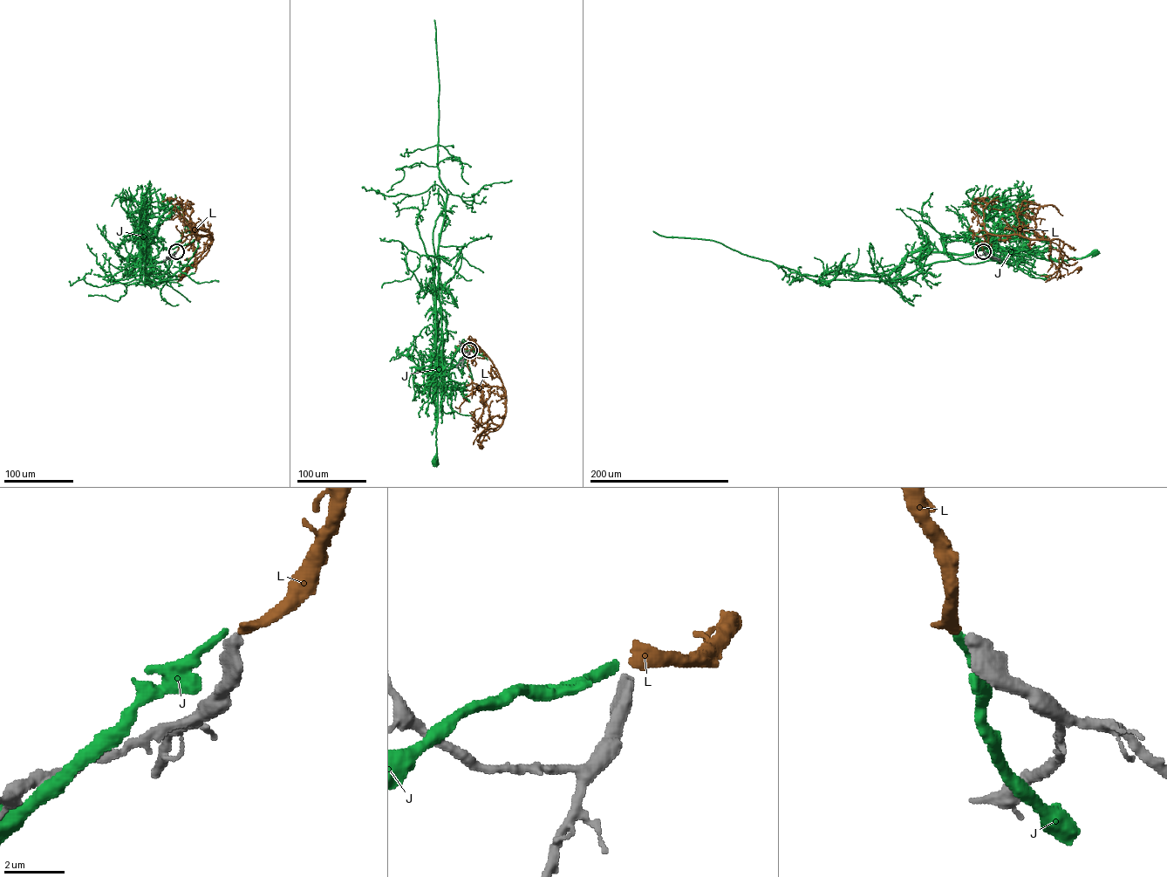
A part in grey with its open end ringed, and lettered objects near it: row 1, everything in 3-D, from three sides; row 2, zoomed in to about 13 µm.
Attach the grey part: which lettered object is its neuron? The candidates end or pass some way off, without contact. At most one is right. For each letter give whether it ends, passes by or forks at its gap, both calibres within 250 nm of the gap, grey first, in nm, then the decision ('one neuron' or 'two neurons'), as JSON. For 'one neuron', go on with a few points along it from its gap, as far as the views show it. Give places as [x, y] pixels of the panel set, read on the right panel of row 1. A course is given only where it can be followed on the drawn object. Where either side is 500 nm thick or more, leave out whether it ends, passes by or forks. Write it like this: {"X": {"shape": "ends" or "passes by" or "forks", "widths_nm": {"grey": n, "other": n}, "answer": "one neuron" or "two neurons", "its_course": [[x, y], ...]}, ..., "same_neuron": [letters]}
{"J": {"shape": "ends", "widths_nm": {"grey": 440, "other": 300}, "answer": "two neurons"}, "L": {"shape": "ends", "widths_nm": {"grey": 440, "other": 400}, "answer": "one neuron", "its_course": [[983, 250], [984, 236], [987, 234], [1047, 240], [1055, 243], [1064, 254], [1061, 263], [1068, 274], [1079, 269]]}, "same_neuron": ["L"]}

